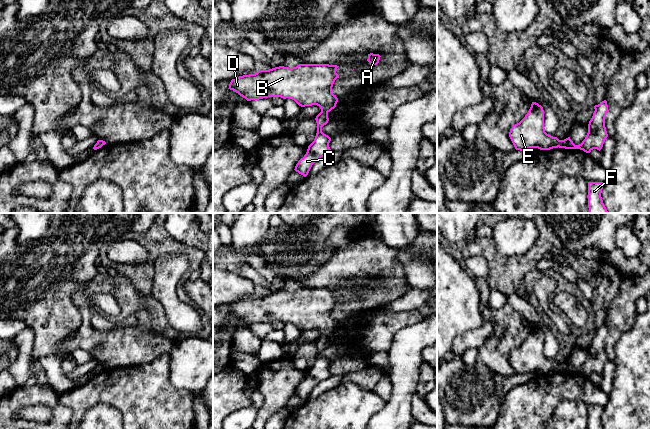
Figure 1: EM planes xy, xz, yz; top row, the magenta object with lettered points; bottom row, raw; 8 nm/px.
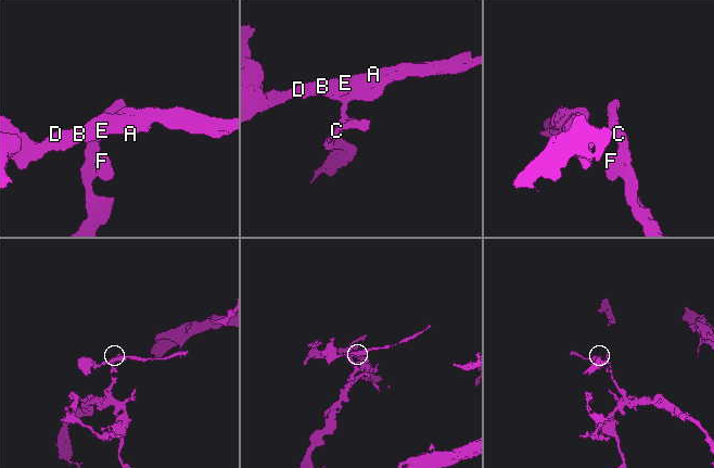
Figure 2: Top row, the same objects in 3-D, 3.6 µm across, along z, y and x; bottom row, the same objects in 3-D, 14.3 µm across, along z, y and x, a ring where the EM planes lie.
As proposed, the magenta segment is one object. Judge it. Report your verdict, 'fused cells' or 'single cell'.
fused cells

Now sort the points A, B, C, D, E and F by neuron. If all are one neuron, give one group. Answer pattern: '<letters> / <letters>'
A B D E / C F

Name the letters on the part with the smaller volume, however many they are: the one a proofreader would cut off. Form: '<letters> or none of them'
A, B, D, E

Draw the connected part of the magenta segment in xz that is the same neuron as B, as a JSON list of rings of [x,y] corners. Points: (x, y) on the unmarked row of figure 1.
[[[299,288],[292,292],[279,290],[269,294],[258,294],[255,298],[232,303],[228,313],[247,325],[268,321],[290,322],[301,331],[317,329],[321,335],[330,336],[338,326],[338,322],[332,317],[333,308],[339,302],[336,297],[338,291],[329,288]]]

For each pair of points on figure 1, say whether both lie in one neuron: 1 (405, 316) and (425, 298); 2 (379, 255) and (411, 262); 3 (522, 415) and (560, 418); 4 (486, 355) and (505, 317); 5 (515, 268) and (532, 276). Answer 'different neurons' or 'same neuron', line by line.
1: different neurons
2: different neurons
3: different neurons
4: same neuron
5: different neurons

